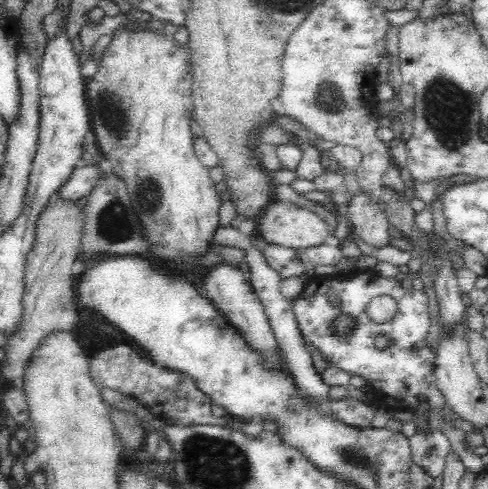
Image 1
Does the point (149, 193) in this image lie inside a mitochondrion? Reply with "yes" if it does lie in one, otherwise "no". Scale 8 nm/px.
yes

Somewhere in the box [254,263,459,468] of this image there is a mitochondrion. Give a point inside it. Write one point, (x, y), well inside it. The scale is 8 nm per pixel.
(430, 454)

